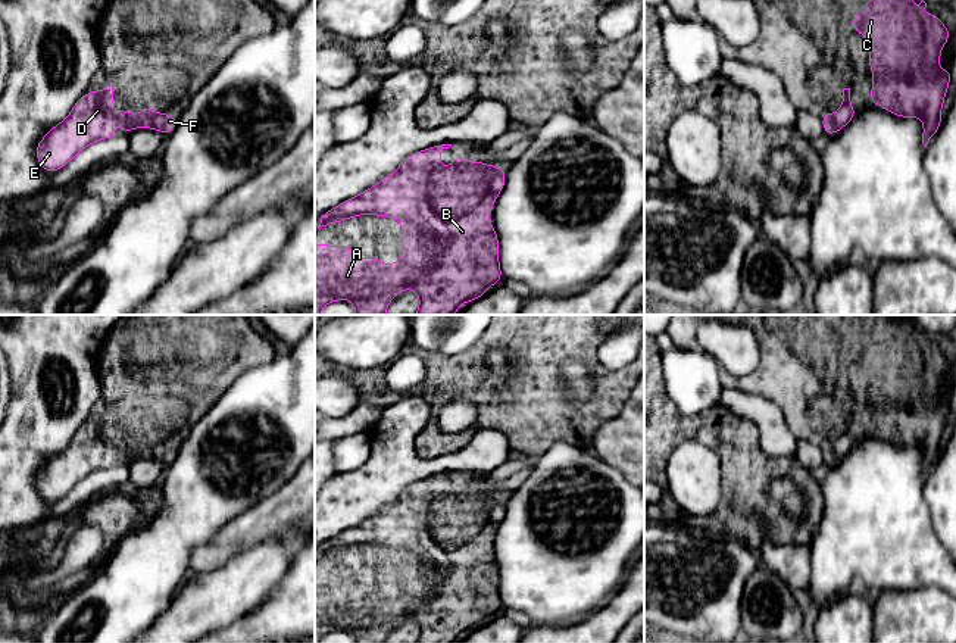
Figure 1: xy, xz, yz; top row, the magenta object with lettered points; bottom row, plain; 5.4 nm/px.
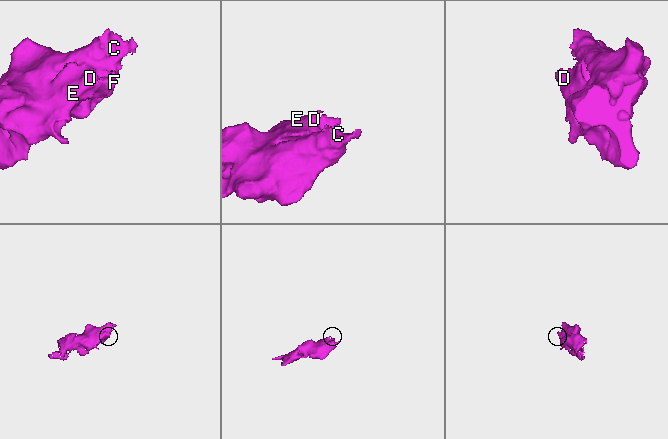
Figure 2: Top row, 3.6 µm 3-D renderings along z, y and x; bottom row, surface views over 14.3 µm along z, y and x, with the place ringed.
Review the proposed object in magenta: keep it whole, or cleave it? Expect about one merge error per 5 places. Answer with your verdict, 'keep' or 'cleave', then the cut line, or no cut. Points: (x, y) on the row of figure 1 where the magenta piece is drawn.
keep | no cut

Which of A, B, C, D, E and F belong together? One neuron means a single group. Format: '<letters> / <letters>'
A B C D E F

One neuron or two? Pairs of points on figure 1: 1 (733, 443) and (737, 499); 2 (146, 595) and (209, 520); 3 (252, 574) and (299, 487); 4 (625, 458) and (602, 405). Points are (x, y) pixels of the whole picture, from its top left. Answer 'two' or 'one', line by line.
1: one
2: one
3: two
4: two

